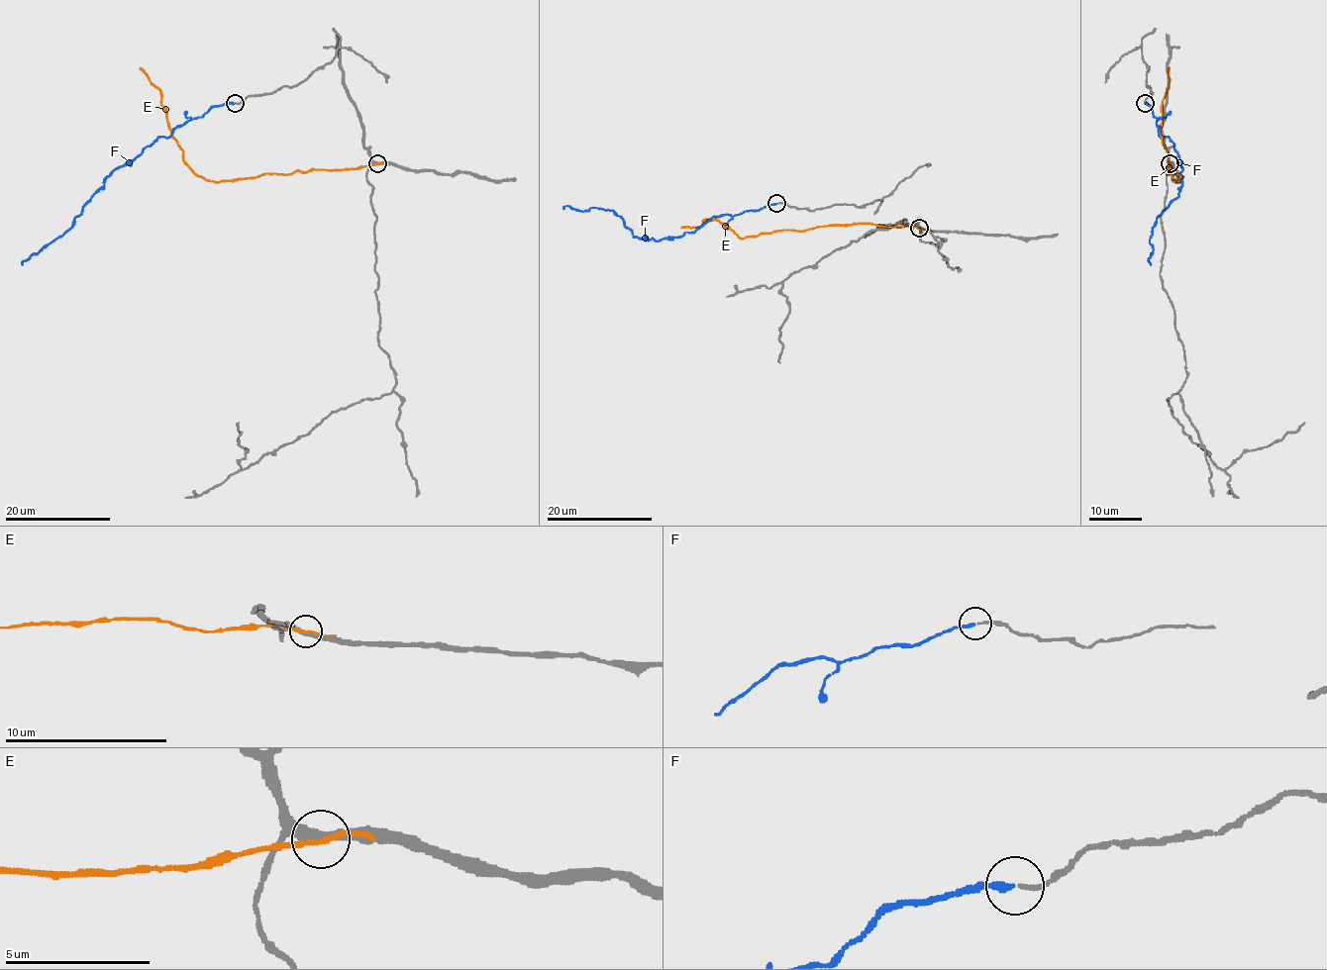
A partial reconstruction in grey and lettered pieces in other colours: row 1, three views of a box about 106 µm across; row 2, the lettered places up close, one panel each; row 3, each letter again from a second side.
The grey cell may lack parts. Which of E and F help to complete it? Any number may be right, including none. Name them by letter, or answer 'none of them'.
F

